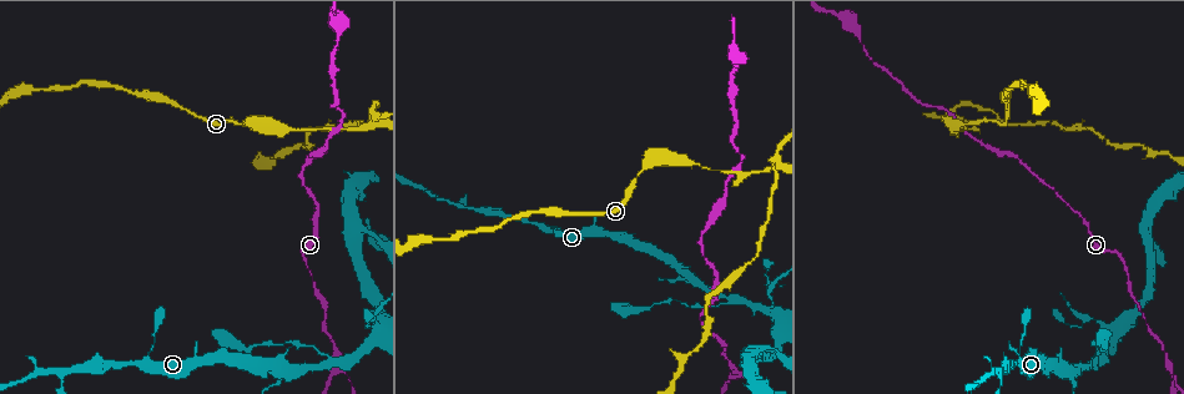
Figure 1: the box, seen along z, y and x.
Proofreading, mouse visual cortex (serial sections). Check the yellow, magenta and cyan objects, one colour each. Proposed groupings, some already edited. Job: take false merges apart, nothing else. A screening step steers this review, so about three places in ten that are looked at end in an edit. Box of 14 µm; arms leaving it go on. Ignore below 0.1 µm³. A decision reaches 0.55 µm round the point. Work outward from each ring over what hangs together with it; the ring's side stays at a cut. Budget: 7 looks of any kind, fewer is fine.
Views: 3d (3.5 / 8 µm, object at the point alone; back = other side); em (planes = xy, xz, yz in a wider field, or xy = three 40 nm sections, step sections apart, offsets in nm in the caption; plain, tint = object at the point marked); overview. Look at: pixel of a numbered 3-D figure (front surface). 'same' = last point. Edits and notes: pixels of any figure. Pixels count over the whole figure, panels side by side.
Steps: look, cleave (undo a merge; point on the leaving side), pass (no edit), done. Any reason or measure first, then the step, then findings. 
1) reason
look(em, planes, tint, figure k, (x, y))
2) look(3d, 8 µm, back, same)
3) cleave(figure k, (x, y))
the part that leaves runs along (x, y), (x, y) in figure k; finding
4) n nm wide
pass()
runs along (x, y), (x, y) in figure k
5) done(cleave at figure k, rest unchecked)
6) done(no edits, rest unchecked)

side arm on a straight run
look(3d, 3.5 µm, figure 1, (331, 361))

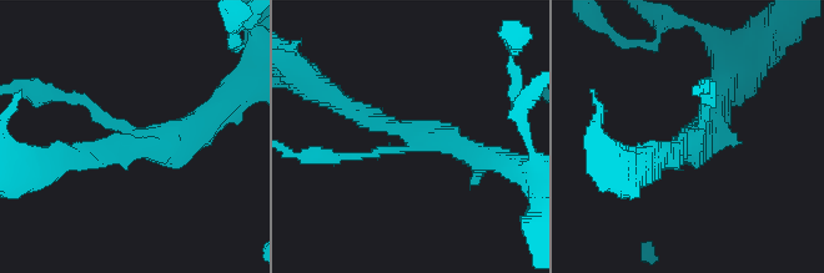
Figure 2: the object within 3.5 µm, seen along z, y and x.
3 arms; arms of 150, 250, 350 nm
look(em, xy, step 2, tint, figure 2, (419, 133))

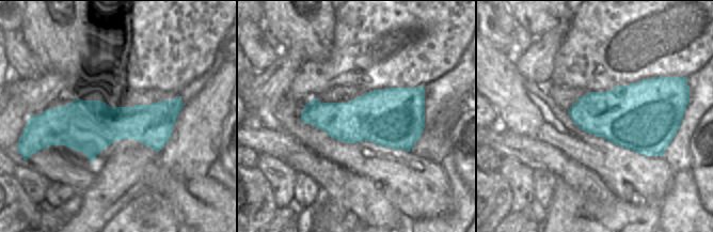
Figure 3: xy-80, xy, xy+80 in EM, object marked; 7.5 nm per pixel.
pass()
runs along (341, 105), (491, 160) in figure 2; one cell here

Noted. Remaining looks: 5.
three arms meet
look(3d, 3.5 µm, figure 1, (735, 375))

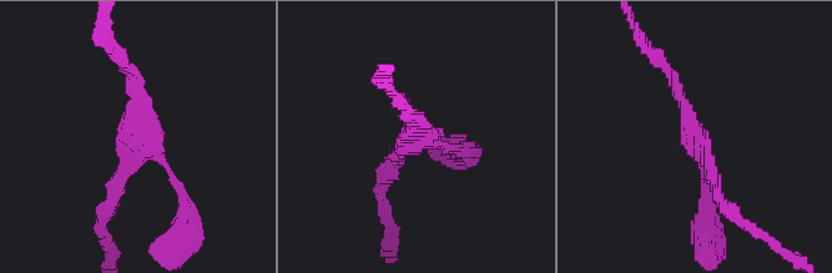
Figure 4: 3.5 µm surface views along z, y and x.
3 arms; arms of 100, 150, 150 nm
look(em, xy, step 5, tint, figure 4, (693, 131))

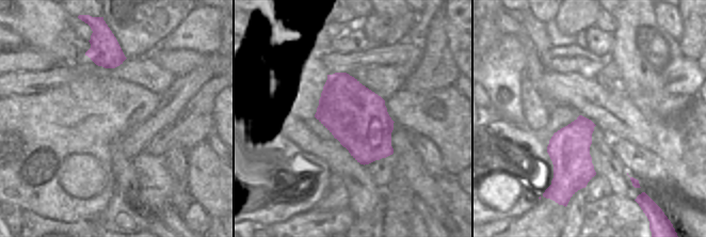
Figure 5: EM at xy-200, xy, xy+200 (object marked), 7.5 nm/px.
another direction
look(em, planes, tint, same)

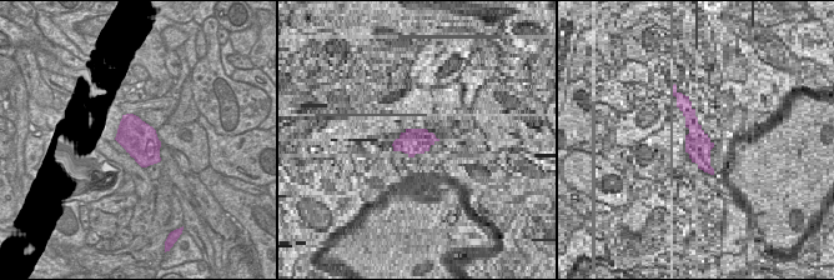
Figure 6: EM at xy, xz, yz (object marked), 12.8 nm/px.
pass()
continuous, no second cell

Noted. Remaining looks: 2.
abrupt turn
look(3d, 3.5 µm, figure 1, (959, 119))

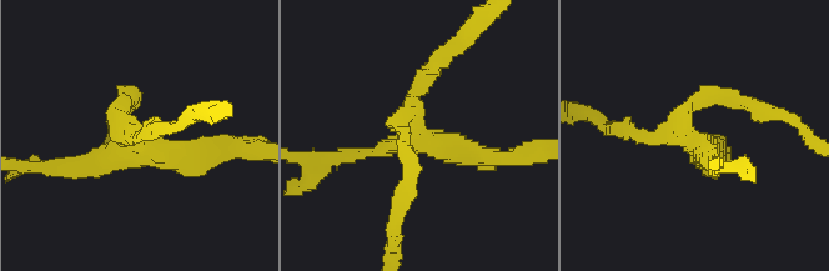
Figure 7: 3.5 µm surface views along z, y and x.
look(em, xy, step 5, tint, figure 7, (702, 145))

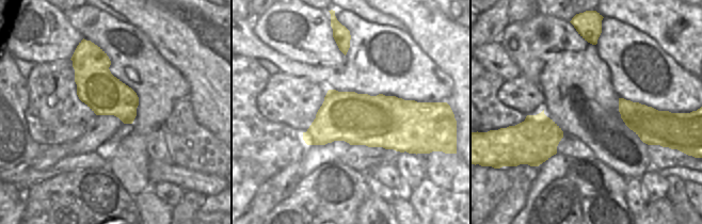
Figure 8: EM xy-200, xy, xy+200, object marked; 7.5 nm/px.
cleave(figure 7, (415, 94))
the part that leaves runs along (407, 134), (403, 197) in figure 7; a second cell is stuck on

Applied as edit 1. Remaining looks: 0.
done(cleave at figure 7, rest unchecked)

